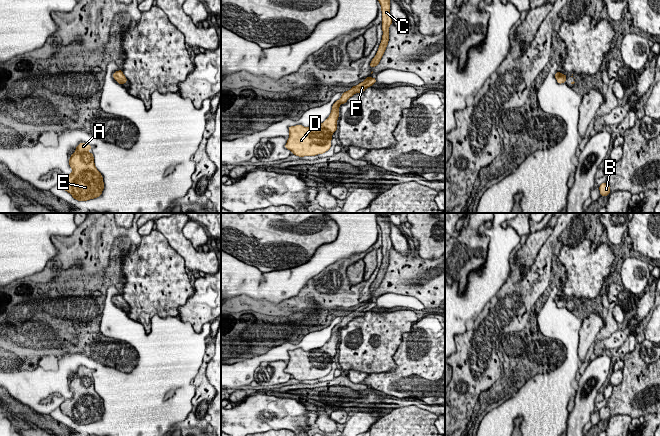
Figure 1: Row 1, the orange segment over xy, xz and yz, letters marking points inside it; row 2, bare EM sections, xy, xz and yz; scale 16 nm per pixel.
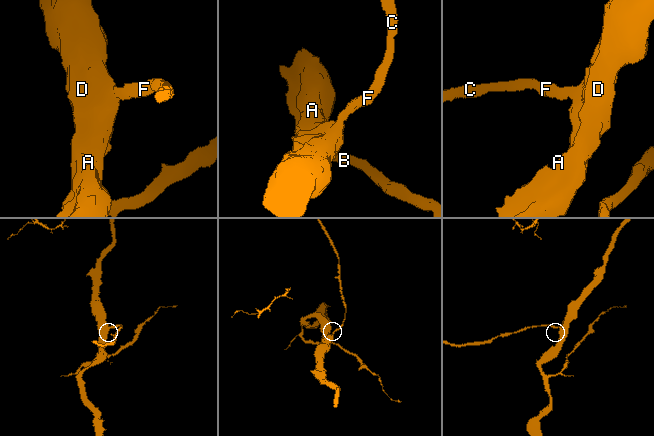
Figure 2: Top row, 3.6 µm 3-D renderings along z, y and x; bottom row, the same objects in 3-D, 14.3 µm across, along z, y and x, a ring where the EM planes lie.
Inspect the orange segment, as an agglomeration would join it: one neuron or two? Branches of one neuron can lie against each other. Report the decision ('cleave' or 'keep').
keep

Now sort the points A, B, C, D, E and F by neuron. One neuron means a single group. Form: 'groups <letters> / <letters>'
groups A B C D E F

